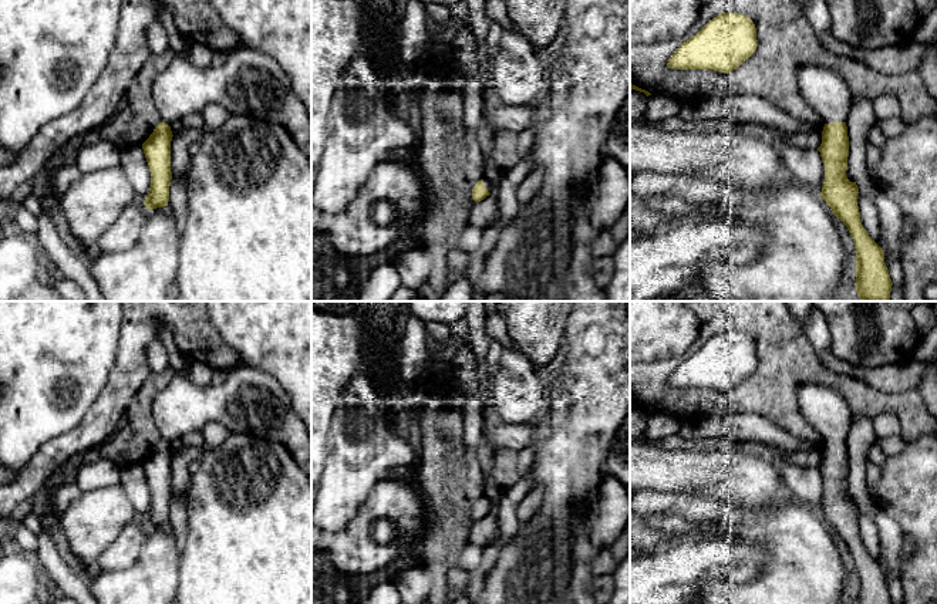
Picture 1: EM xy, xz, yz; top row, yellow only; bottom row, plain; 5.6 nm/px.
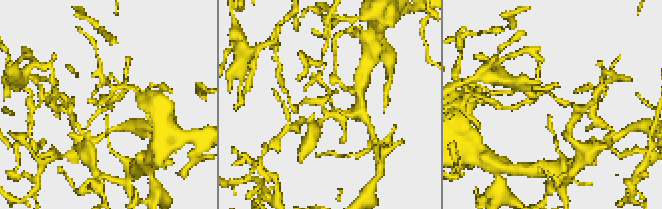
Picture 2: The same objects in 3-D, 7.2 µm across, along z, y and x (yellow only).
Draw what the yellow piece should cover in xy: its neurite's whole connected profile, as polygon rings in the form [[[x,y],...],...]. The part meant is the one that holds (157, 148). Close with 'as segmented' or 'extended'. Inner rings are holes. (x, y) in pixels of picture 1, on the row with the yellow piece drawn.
[[[243,44],[232,51],[229,67],[222,70],[212,65],[200,68],[192,64],[185,54],[175,55],[171,64],[154,80],[152,95],[161,114],[161,122],[142,144],[151,172],[151,188],[144,200],[148,210],[168,206],[169,202],[171,141],[173,136],[171,125],[192,112],[200,112],[209,104],[223,107],[230,115],[255,117],[279,124],[306,152],[311,145],[311,117],[284,71],[274,58]]]; extended

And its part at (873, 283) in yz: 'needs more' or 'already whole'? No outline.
needs more

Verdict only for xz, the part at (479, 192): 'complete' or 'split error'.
split error

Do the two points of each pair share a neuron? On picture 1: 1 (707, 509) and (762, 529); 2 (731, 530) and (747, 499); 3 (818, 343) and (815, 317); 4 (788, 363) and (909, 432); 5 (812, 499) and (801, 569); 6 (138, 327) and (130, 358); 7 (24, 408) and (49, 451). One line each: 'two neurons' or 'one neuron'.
1: two neurons
2: two neurons
3: one neuron
4: one neuron
5: two neurons
6: one neuron
7: two neurons

